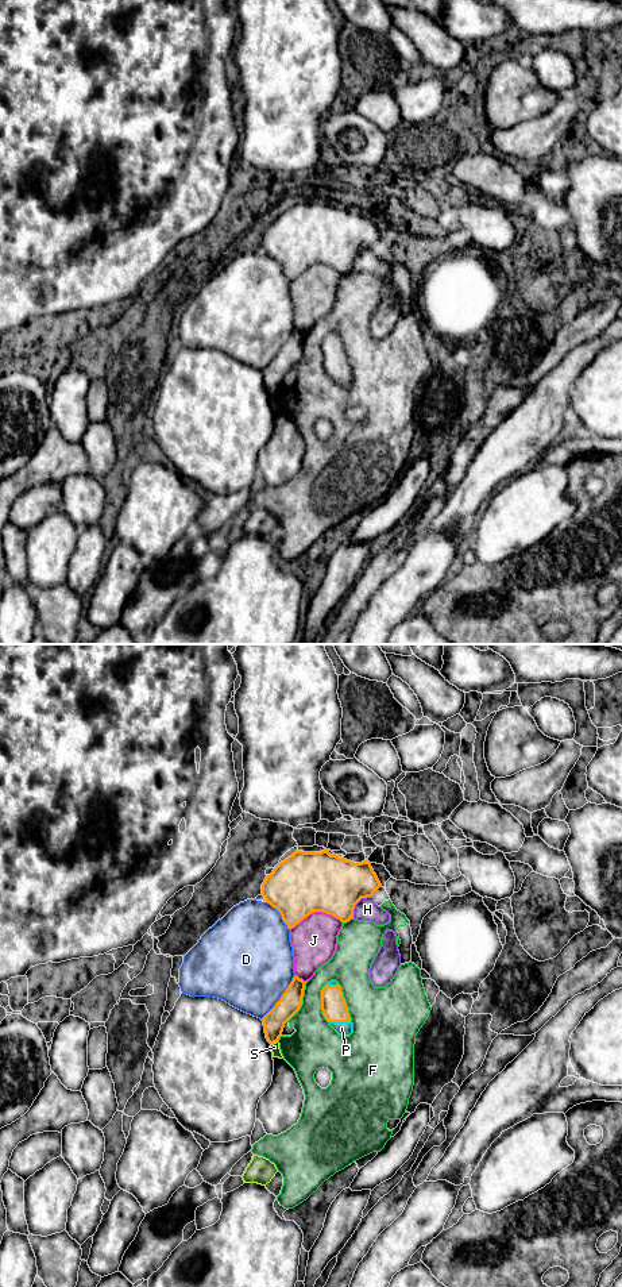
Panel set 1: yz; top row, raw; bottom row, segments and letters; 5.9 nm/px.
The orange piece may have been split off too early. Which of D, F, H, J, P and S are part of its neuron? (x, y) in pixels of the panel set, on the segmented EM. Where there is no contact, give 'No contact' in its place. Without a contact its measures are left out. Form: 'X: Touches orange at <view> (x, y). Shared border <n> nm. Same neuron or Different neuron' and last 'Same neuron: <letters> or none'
D: Touches orange at yz (281, 997). Shared border 340 nm. Different neuron
F: Touches orange at yz (301, 1002). Shared border 260 nm. Different neuron
H: Touches orange at yz (356, 902). Shared border 180 nm. Different neuron
J: Touches orange at yz (316, 910). Shared border 320 nm. Different neuron
P: Touches orange at yz (340, 1021). Shared border 130 nm. Same neuron
S: Touches orange at yz (274, 1041). Shared border 50 nm. Different neuron
Same neuron: P

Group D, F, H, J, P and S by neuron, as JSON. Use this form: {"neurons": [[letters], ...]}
{"neurons": [["D"], ["F"], ["H", "J"], ["P"], ["S"]]}

